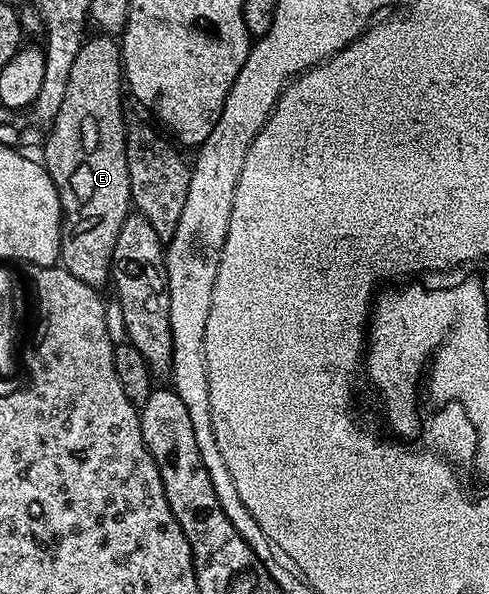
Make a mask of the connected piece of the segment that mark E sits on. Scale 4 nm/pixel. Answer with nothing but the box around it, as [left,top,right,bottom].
[42,33,132,289]

